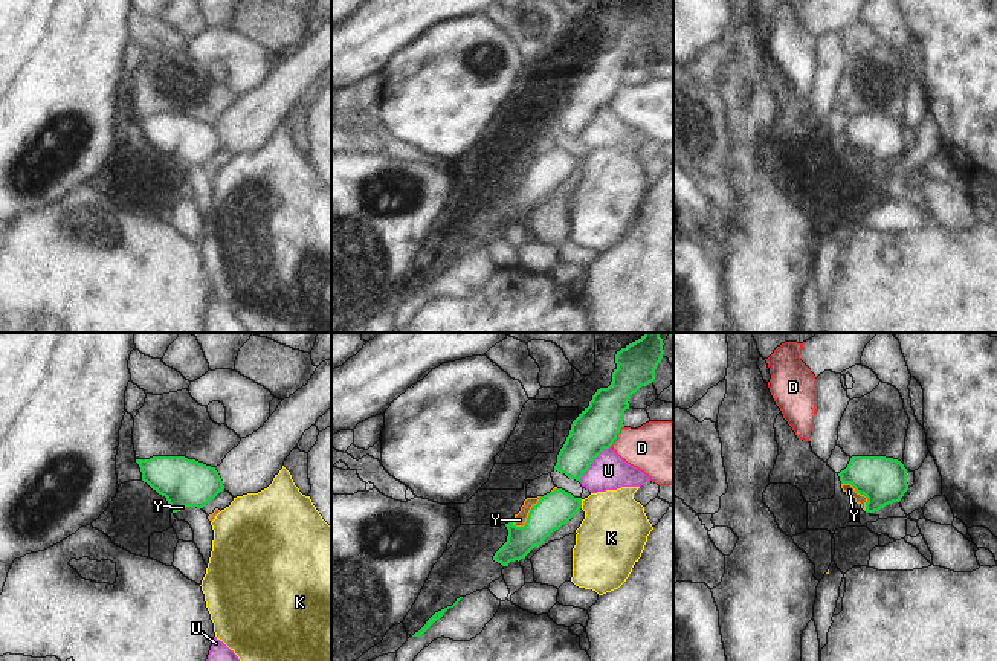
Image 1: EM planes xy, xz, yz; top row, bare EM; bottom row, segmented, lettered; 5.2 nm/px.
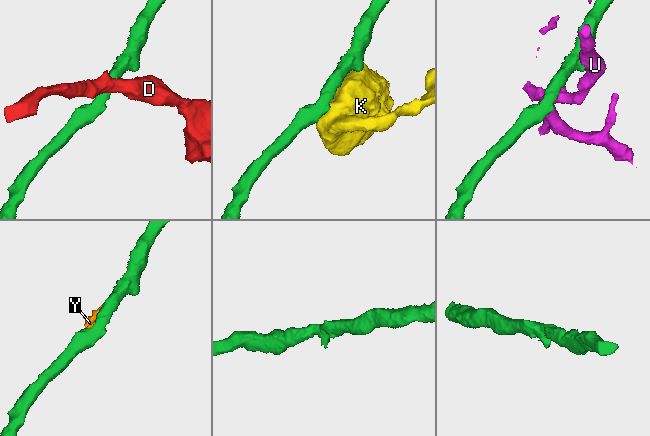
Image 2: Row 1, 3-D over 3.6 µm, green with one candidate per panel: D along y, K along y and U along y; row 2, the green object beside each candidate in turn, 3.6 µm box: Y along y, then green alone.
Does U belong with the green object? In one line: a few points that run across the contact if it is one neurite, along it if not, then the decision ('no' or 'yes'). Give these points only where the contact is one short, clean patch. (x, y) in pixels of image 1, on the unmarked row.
line xz (609, 104), (593, 119), (579, 139); no

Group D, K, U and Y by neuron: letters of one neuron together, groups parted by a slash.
D / K / U / Y

